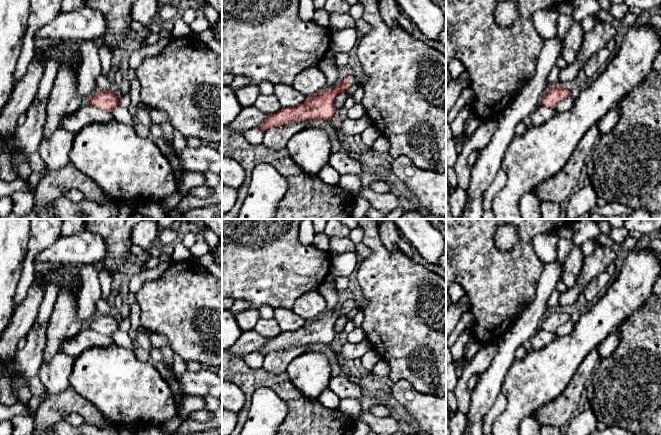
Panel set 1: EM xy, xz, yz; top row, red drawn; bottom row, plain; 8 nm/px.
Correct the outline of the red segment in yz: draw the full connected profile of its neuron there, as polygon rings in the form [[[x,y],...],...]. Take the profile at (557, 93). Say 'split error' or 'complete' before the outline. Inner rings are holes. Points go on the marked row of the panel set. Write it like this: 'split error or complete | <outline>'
complete | [[[554,85],[548,88],[541,100],[541,105],[549,108],[555,108],[557,104],[572,95],[568,89],[562,85]]]

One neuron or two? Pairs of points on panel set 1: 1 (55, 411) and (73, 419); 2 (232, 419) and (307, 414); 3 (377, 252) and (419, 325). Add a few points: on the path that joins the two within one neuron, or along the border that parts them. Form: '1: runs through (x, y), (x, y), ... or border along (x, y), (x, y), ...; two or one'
1: border along (65, 419), (70, 414), (77, 413), (84, 421); two
2: border along (238, 414), (236, 424); two
3: runs through (383, 270), (384, 274), (402, 294), (409, 307); one

